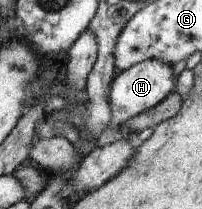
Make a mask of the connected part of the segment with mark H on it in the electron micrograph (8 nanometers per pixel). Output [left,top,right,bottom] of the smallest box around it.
[111,59,174,130]

